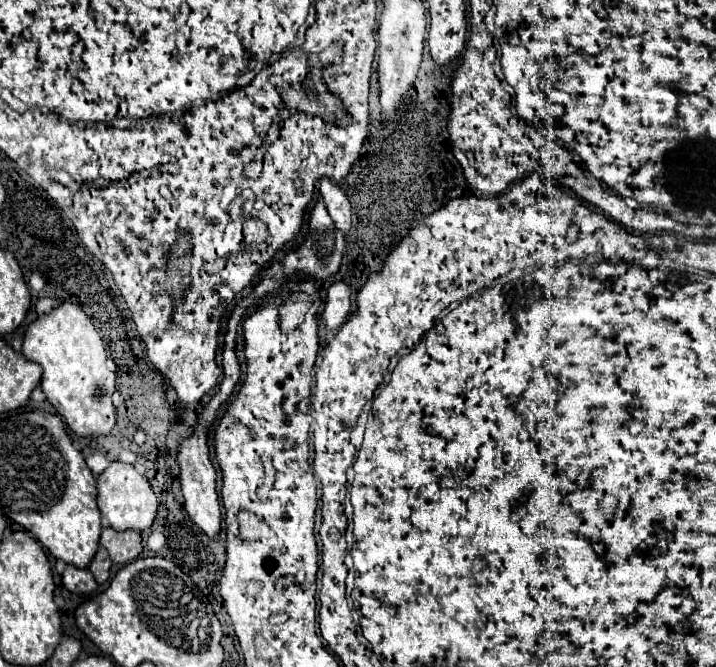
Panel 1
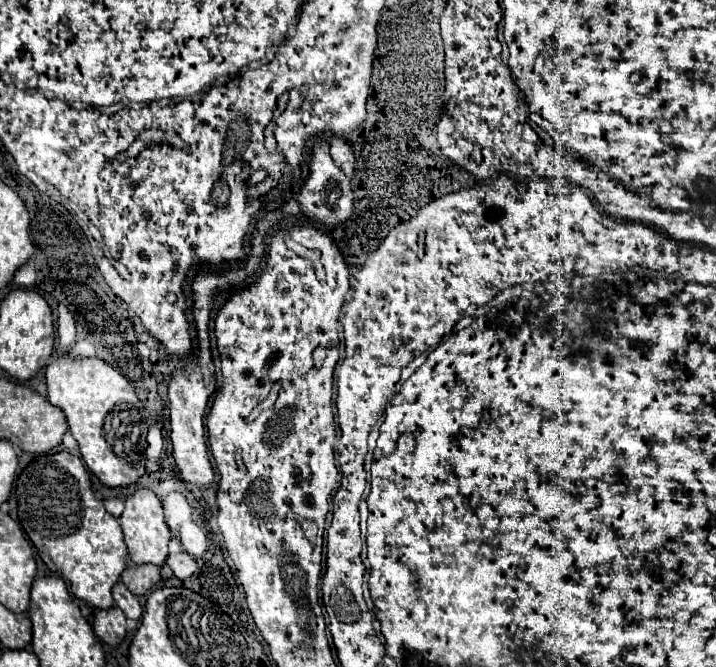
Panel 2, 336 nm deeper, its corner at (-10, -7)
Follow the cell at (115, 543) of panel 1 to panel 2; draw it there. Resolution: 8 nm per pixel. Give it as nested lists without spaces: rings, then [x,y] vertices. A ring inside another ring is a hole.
[[[146,564],[146,566],[134,566],[134,568],[126,568],[122,574],[122,582],[124,586],[136,594],[136,596],[146,596],[150,594],[152,588],[156,588],[160,584],[160,568],[154,568],[154,564]]]

